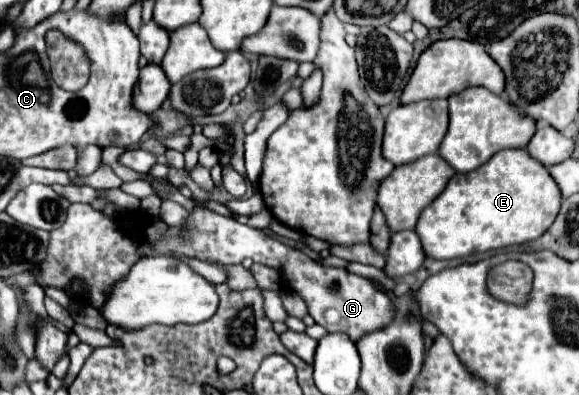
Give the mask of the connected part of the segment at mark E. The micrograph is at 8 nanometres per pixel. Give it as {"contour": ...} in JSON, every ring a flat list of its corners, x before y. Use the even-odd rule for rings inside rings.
{"contour":[[525,148,501,150,485,166,469,174,457,172,447,188,423,210,415,230,429,258,463,258,539,238,557,218,561,200,561,190,549,170,531,158]]}

